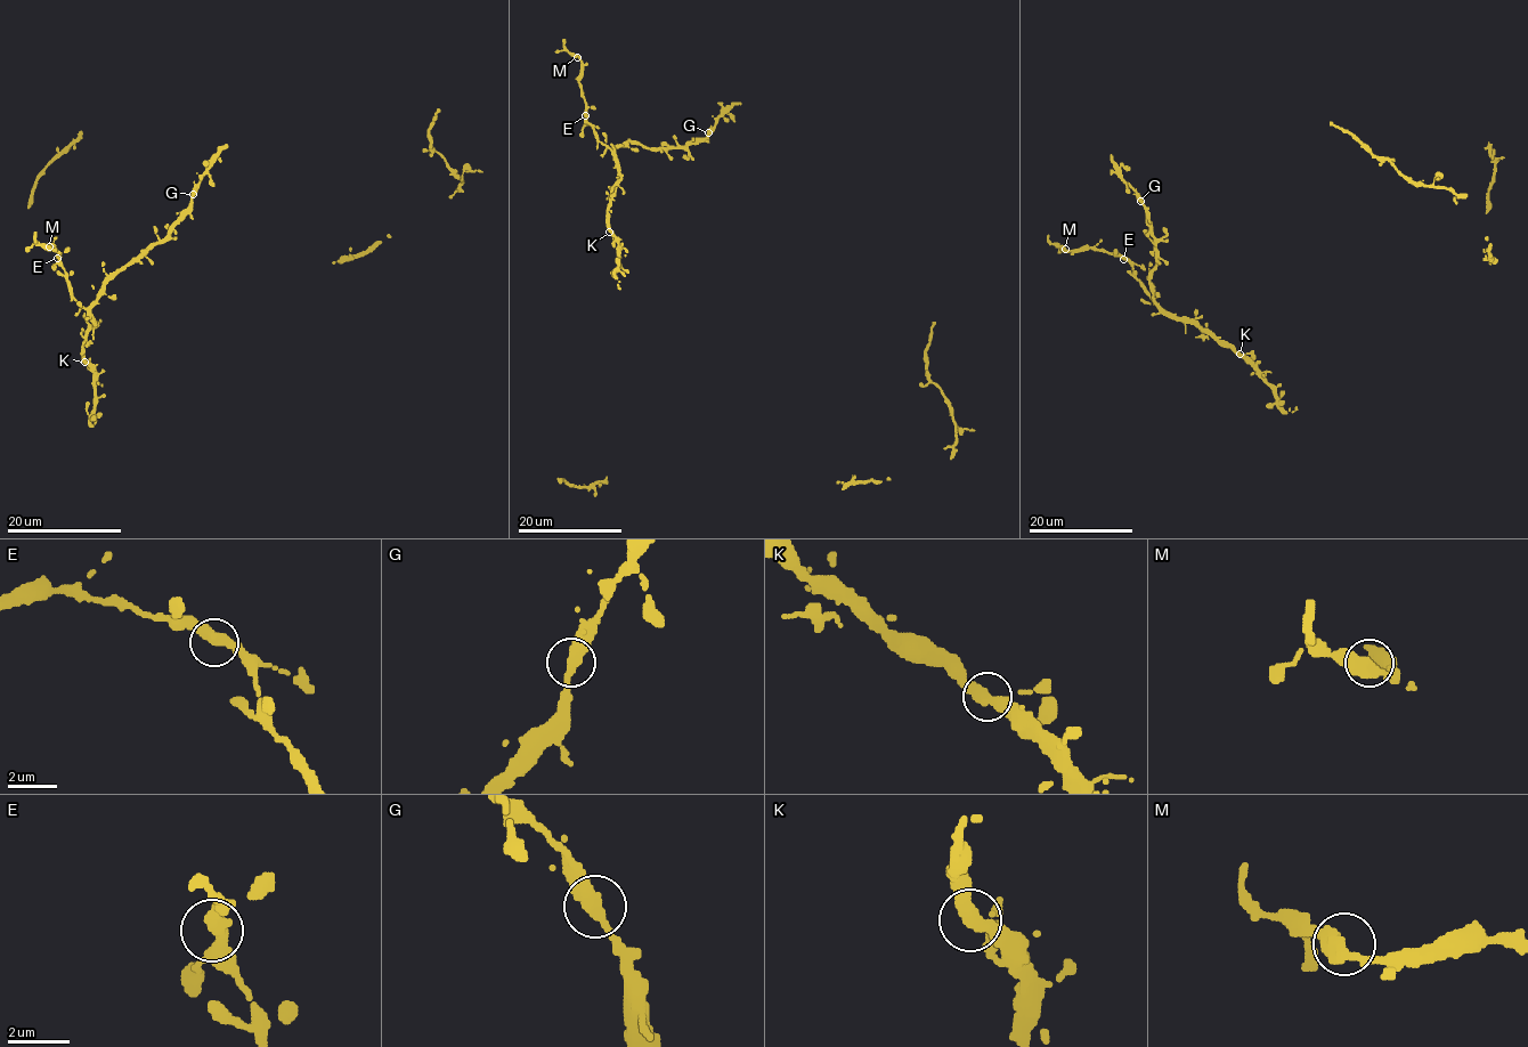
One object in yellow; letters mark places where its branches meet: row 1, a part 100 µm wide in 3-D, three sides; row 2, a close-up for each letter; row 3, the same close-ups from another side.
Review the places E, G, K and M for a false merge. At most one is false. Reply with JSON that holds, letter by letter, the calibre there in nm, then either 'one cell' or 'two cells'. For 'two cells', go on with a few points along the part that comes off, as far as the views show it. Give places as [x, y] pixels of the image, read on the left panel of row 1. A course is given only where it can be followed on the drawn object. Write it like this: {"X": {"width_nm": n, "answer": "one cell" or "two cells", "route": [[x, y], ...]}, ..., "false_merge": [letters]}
{"E": {"width_nm": 380, "answer": "one cell"}, "G": {"width_nm": 400, "answer": "one cell"}, "K": {"width_nm": 400, "answer": "one cell"}, "M": {"width_nm": 400, "answer": "one cell"}, "false_merge": []}

